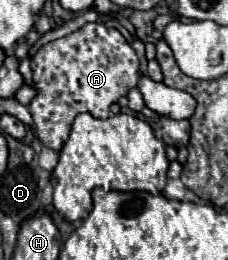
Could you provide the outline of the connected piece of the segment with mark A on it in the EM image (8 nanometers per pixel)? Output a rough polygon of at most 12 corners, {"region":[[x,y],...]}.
{"region":[[84,24],[30,64],[28,108],[60,152],[76,114],[108,118],[140,78],[116,28]]}

